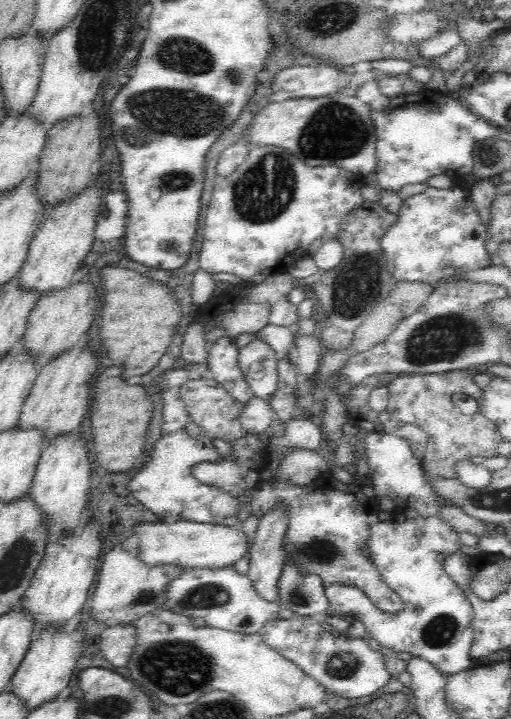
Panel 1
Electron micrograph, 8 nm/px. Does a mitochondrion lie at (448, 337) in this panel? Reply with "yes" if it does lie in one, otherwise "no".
yes

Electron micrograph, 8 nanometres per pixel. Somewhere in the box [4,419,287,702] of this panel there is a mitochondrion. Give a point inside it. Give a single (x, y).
(167, 665)

